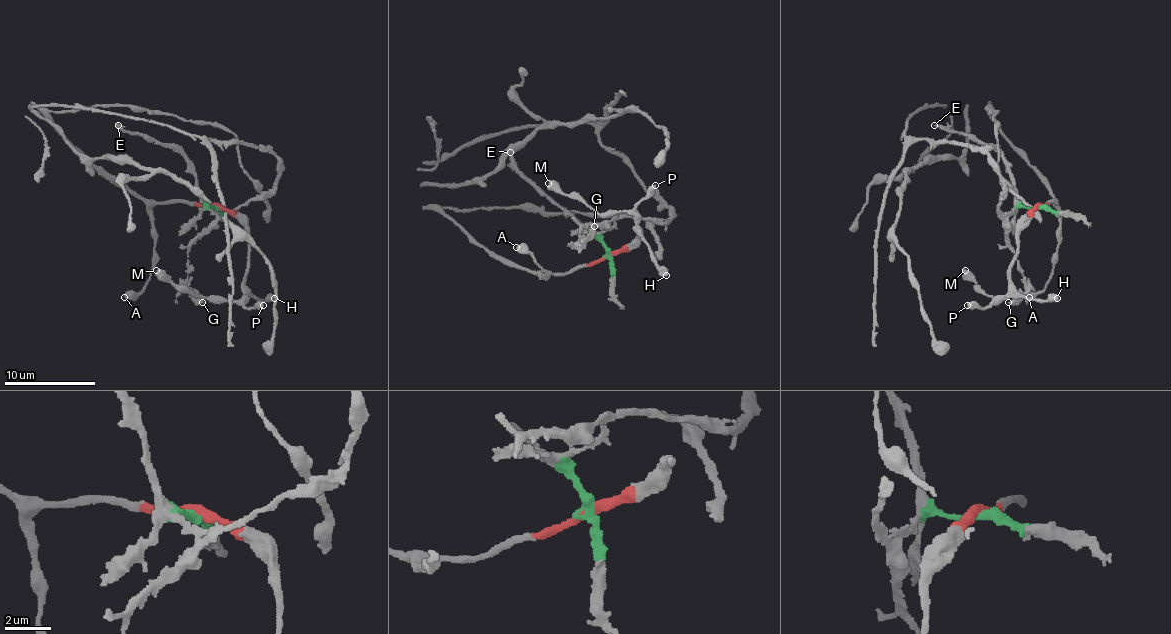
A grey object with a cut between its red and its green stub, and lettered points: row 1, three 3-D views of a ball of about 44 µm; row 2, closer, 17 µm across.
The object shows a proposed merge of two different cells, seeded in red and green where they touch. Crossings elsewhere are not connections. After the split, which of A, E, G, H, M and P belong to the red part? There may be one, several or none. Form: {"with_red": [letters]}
{"with_red": ["A", "H", "M", "P"]}

